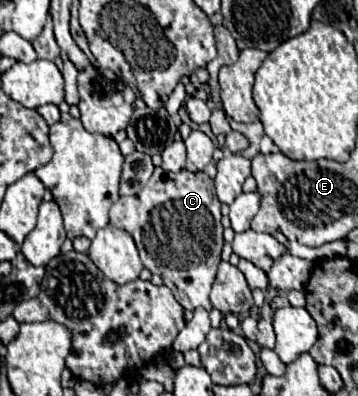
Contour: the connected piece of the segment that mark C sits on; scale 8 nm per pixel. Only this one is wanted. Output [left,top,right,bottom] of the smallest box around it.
[109,168,223,312]

